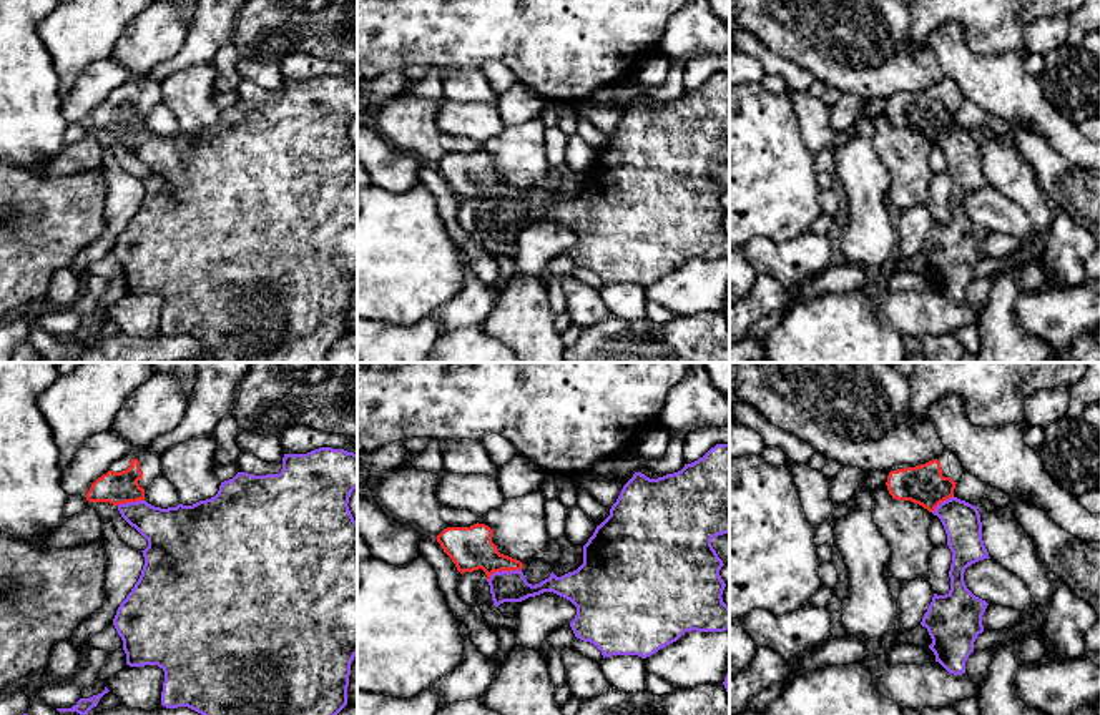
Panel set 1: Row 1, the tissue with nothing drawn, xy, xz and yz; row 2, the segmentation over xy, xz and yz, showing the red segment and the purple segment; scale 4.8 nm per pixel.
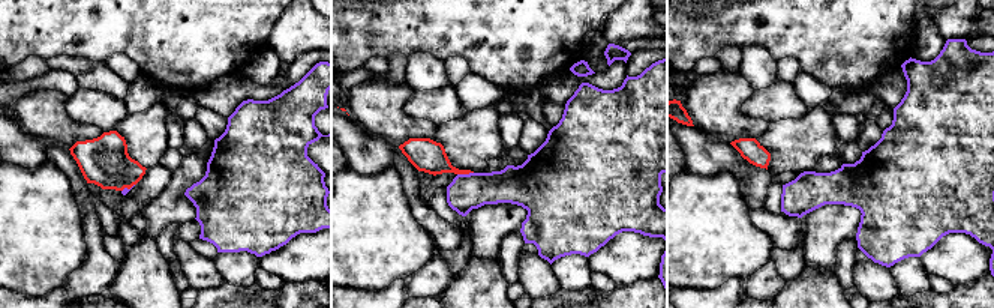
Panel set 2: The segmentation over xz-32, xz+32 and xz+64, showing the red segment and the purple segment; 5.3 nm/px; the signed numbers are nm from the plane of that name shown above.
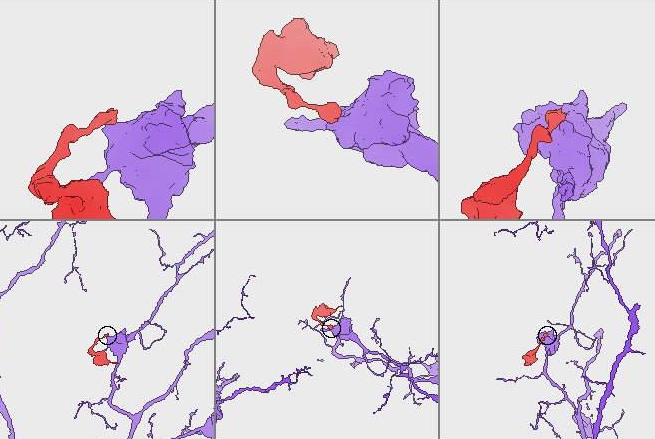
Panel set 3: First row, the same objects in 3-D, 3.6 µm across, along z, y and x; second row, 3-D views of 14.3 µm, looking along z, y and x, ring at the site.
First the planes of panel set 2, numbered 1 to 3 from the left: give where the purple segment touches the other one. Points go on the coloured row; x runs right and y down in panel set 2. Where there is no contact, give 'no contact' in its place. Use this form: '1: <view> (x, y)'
1: xz-32 (128, 188)
2: xz+32 (465, 173)
3: no contact

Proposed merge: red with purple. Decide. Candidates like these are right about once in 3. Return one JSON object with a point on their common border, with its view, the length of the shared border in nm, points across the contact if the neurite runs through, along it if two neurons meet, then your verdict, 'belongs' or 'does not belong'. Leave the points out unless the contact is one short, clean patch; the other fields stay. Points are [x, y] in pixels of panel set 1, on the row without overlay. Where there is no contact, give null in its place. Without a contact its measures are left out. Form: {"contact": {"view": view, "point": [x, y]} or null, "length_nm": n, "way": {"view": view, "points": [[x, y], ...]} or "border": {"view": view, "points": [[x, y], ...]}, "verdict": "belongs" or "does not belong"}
{"contact": {"view": "xz", "point": [502, 197]}, "length_nm": 180, "border": {"view": "xz", "points": [[520, 195], [495, 198], [487, 208]]}, "verdict": "does not belong"}

